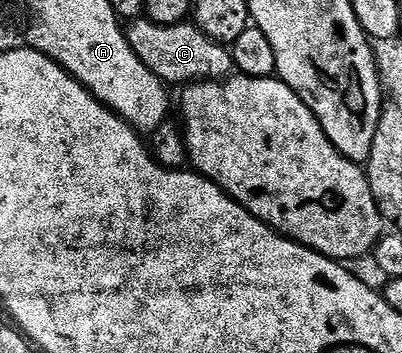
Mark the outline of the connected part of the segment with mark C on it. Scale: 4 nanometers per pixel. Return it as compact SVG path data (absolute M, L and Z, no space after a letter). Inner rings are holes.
M136 18L126 25L125 31L133 52L167 86L186 86L200 80L226 80L236 71L230 47L209 38L193 22L154 24L152 20Z

